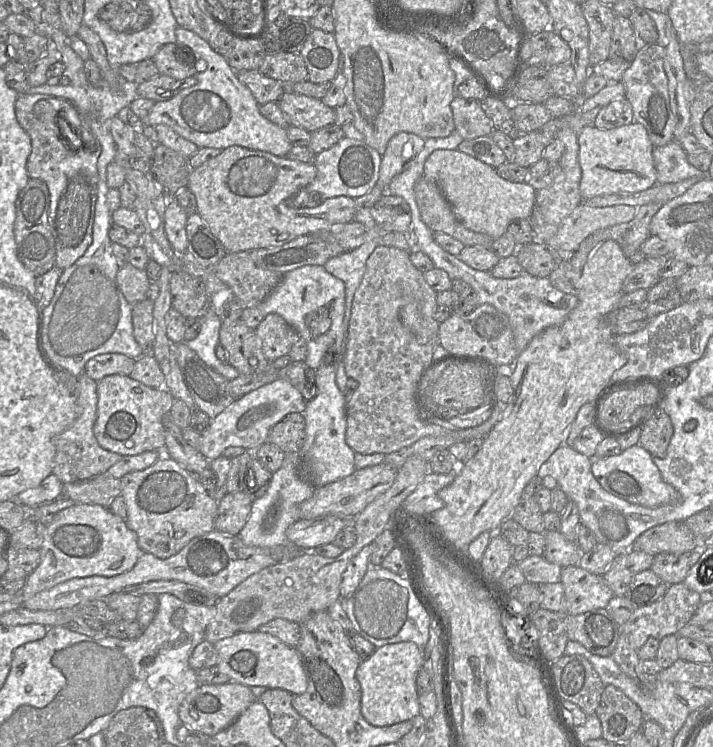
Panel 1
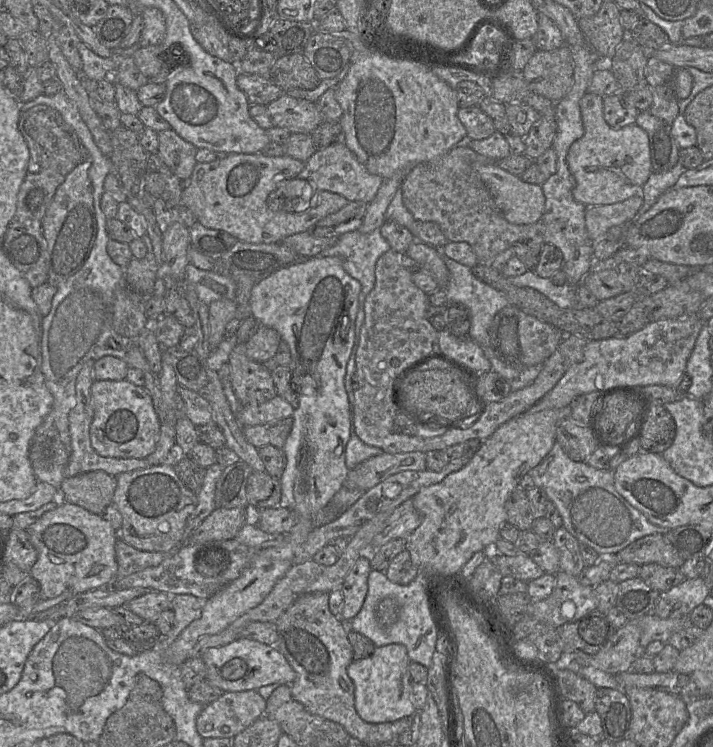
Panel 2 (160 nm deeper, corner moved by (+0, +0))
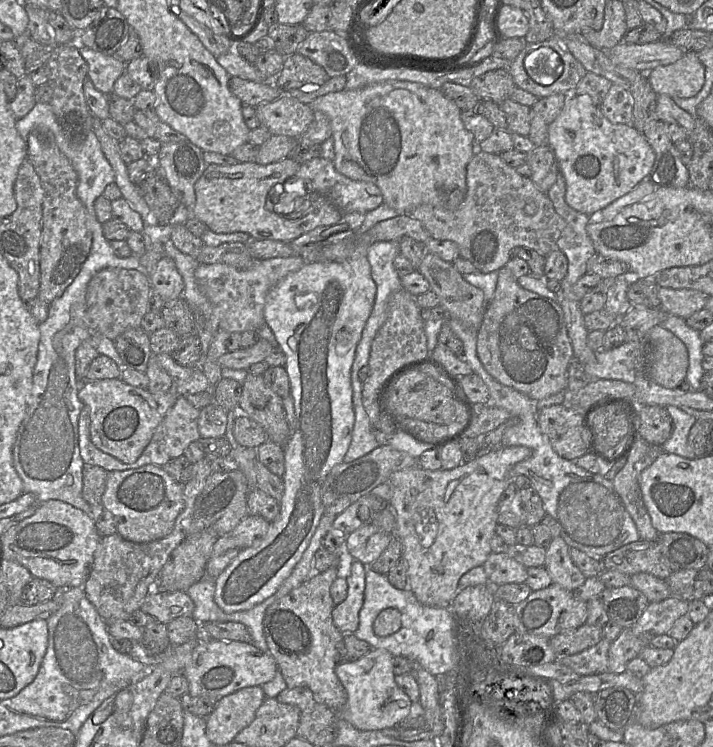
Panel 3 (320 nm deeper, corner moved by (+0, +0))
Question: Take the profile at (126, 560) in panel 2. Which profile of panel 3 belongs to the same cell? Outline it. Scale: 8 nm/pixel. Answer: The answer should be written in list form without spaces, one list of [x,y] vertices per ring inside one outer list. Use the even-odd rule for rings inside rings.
[[[191,479],[183,485],[184,507],[175,519],[172,532],[164,538],[135,543],[124,539],[117,532],[101,538],[94,553],[90,573],[85,581],[85,593],[106,623],[128,620],[135,610],[140,609],[172,551],[185,539],[182,522],[191,515],[196,498],[204,488],[205,480]]]

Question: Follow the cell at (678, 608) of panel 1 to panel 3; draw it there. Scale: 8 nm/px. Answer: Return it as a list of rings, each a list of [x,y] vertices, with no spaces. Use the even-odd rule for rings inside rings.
[[[601,639],[595,646],[580,653],[557,657],[555,661],[570,668],[579,676],[608,672],[608,652],[611,642]]]

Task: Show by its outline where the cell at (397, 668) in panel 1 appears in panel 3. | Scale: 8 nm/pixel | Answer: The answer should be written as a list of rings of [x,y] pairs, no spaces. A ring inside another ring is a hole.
[[[372,649],[356,661],[344,661],[336,669],[336,675],[347,693],[347,701],[339,717],[362,731],[393,728],[410,713],[411,700],[395,682],[393,655],[385,649]]]

